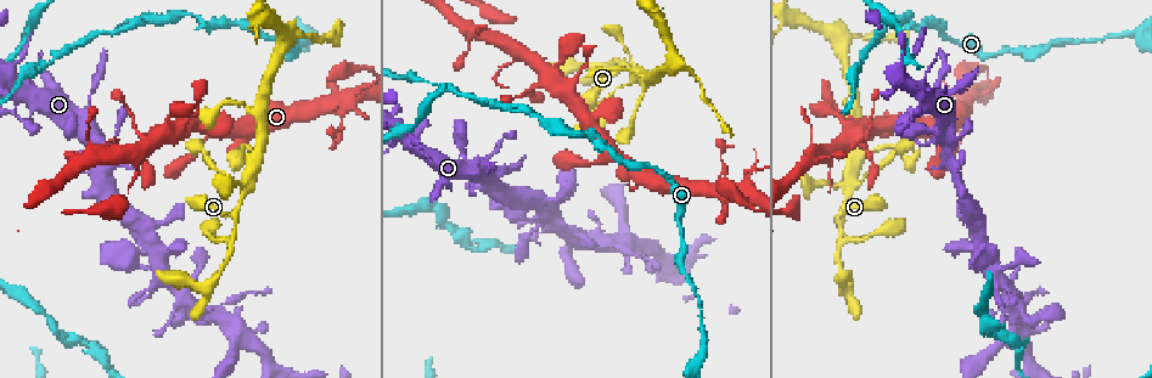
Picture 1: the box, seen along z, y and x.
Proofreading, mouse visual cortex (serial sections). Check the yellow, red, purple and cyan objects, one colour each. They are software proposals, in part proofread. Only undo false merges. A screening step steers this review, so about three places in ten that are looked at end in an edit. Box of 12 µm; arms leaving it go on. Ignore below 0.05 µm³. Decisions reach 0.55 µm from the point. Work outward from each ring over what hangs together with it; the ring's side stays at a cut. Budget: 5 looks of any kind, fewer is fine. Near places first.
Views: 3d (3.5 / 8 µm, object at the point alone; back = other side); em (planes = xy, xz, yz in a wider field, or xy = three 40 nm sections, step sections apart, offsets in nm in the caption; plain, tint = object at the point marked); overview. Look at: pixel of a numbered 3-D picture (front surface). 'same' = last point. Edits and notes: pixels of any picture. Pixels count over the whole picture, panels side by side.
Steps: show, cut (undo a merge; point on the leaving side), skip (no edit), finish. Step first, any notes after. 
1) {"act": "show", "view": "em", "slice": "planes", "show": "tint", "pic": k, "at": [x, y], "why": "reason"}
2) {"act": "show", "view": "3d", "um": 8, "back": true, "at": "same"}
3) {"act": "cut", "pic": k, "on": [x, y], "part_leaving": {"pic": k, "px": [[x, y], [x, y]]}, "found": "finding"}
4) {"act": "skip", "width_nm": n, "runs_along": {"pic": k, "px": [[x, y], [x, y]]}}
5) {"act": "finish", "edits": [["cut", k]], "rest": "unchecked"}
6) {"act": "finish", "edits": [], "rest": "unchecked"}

{"act": "show", "view": "3d", "um": 3.5, "pic": 1, "at": [246, 185], "why": "small branch off a trunk"}

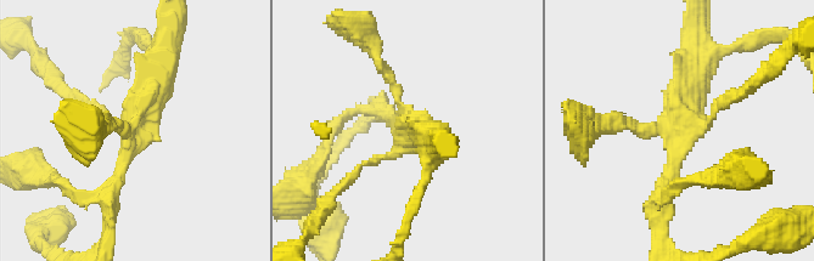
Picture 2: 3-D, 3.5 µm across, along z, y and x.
{"act": "show", "view": "em", "slice": "xy", "step": 2, "show": "plain", "pic": 2, "at": [689, 126], "arms": 4, "arm_widths_nm": [100, 150, 200, 450]}

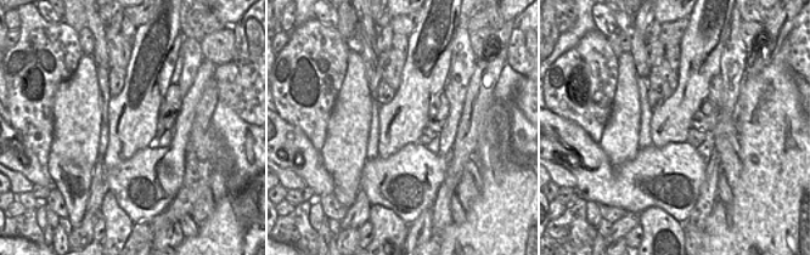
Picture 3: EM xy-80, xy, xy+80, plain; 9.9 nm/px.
{"act": "show", "view": "em", "slice": "xy", "step": 2, "show": "tint", "at": "same"}

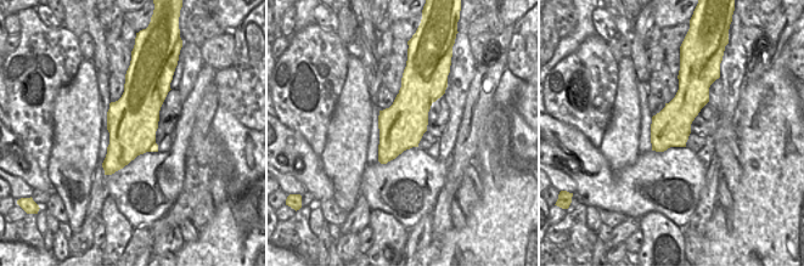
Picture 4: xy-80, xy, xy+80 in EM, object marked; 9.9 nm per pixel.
{"act": "skip", "width_nm": 460, "runs_along": {"pic": 2, "px": [[107, 196], [149, 106], [163, 50]]}, "found": "all the same cell"}

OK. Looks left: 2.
{"act": "show", "view": "3d", "um": 8, "pic": 1, "at": [204, 22], "why": "abrupt turn"}

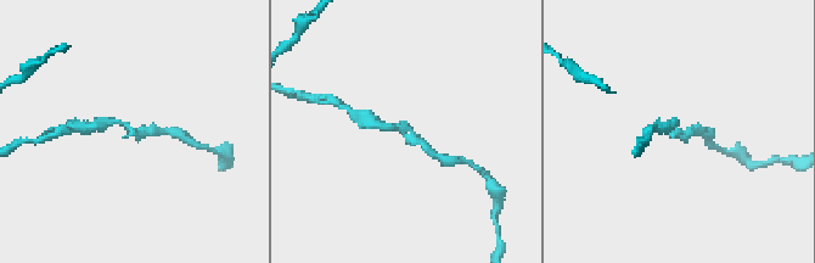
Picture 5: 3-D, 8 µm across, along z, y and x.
{"act": "show", "view": "em", "slice": "xy", "step": 3, "show": "tint", "pic": 5, "at": [133, 130], "arm_widths_nm": [200, 200]}

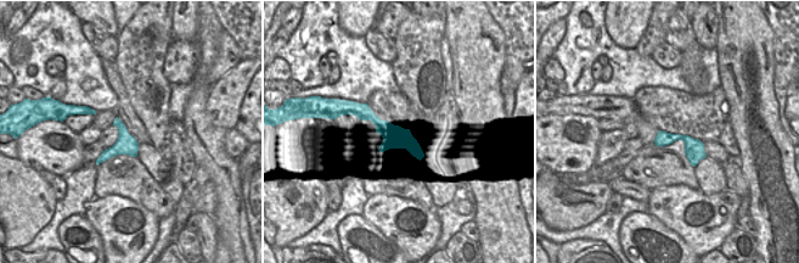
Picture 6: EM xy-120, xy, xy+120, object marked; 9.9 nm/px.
{"act": "skip", "runs_along": {"pic": 5, "px": [[430, 150], [408, 128], [374, 123]]}, "found": "one cell here"}

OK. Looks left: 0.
{"act": "finish", "edits": [], "rest": "unchecked"}

